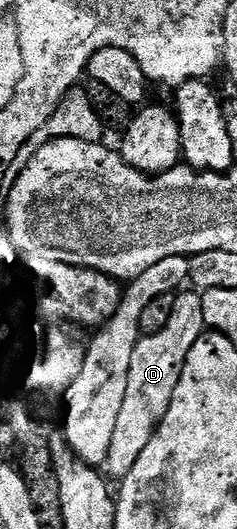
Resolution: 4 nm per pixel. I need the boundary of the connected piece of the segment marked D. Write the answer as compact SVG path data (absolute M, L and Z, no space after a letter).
M184 293L175 295L174 312L170 312L170 320L166 320L166 328L151 335L147 339L148 346L147 342L136 346L134 356L130 356L126 400L122 400L122 412L118 416L118 424L114 424L114 440L110 444L106 463L106 474L109 479L123 480L130 472L130 468L138 464L138 456L142 456L146 444L150 444L154 432L170 408L174 388L178 388L178 380L184 371L186 356L190 356L190 348L194 348L201 334L205 333L200 294Z

